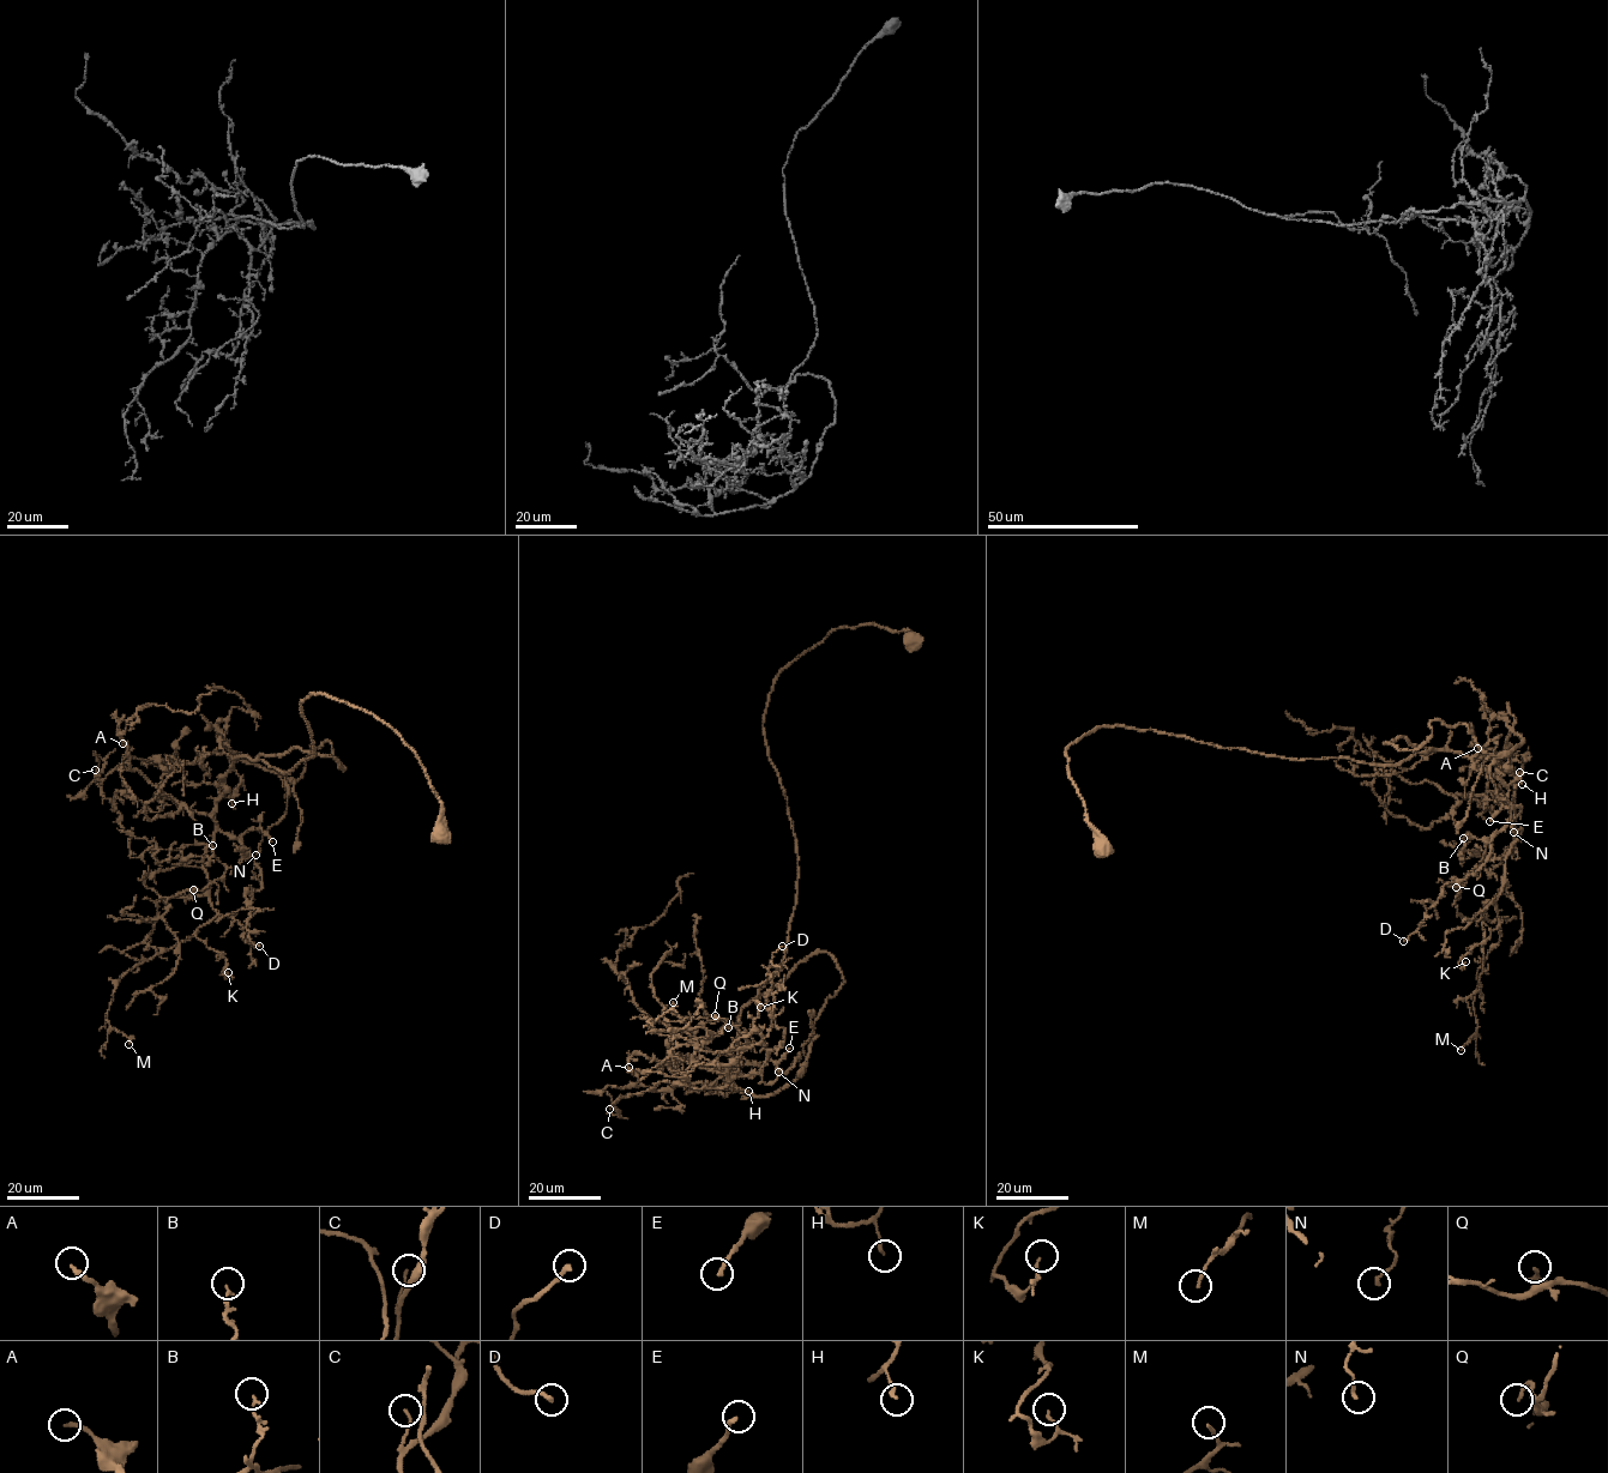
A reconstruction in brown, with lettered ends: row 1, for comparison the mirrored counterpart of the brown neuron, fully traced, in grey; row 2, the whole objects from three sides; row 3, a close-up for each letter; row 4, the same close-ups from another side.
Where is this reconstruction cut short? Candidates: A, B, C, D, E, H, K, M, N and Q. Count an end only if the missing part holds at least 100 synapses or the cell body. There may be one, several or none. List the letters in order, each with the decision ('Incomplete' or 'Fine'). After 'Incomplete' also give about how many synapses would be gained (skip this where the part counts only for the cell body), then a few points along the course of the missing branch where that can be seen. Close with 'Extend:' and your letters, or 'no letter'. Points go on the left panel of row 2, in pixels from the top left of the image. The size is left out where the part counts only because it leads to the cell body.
A: Fine
B: Fine
C: Fine
D: Fine
E: Fine
H: Fine
K: Fine
M: Fine
N: Fine
Q: Fine
Extend: no letter

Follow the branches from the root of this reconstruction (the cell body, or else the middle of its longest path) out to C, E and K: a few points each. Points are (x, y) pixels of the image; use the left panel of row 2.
C: (439, 835), (416, 754), (324, 693), (300, 702), (312, 758), (233, 761), (208, 844), (131, 857), (95, 770)
E: (439, 835), (416, 754), (314, 693), (312, 758), (287, 773), (235, 759), (215, 803), (224, 833), (272, 841)
K: (439, 835), (403, 740), (308, 695), (312, 758), (235, 759), (215, 803), (217, 913), (194, 936), (228, 972)

